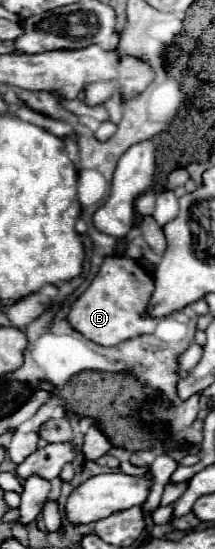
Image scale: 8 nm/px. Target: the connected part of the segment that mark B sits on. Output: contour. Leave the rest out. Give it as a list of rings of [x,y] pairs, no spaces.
[[[117,255],[105,257],[101,271],[95,275],[89,289],[73,303],[67,319],[73,329],[77,329],[87,339],[103,347],[113,347],[125,339],[143,333],[153,333],[159,323],[159,317],[147,317],[151,289],[153,289],[151,273],[141,269],[137,261]]]

